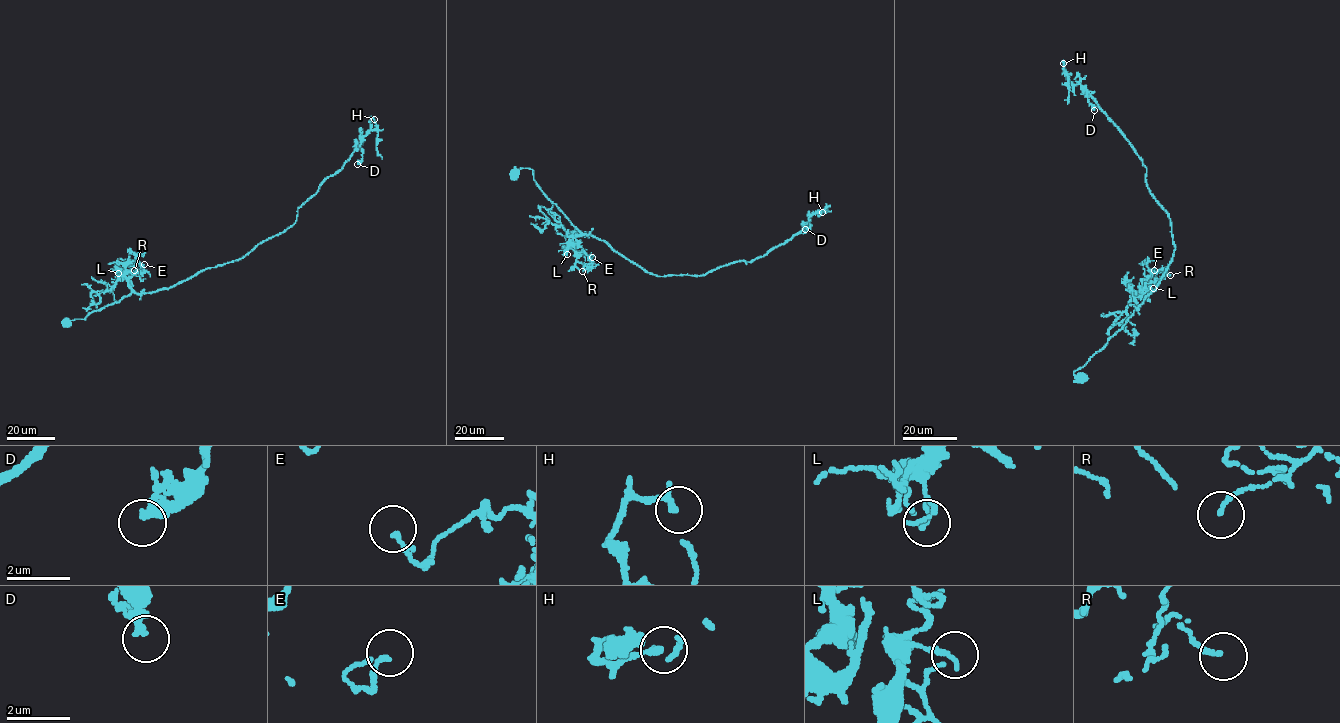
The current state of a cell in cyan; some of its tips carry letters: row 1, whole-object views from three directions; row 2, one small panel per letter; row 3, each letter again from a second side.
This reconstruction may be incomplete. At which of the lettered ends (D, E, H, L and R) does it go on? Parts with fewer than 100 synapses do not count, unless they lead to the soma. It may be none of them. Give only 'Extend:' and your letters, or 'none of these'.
Extend: none of these

